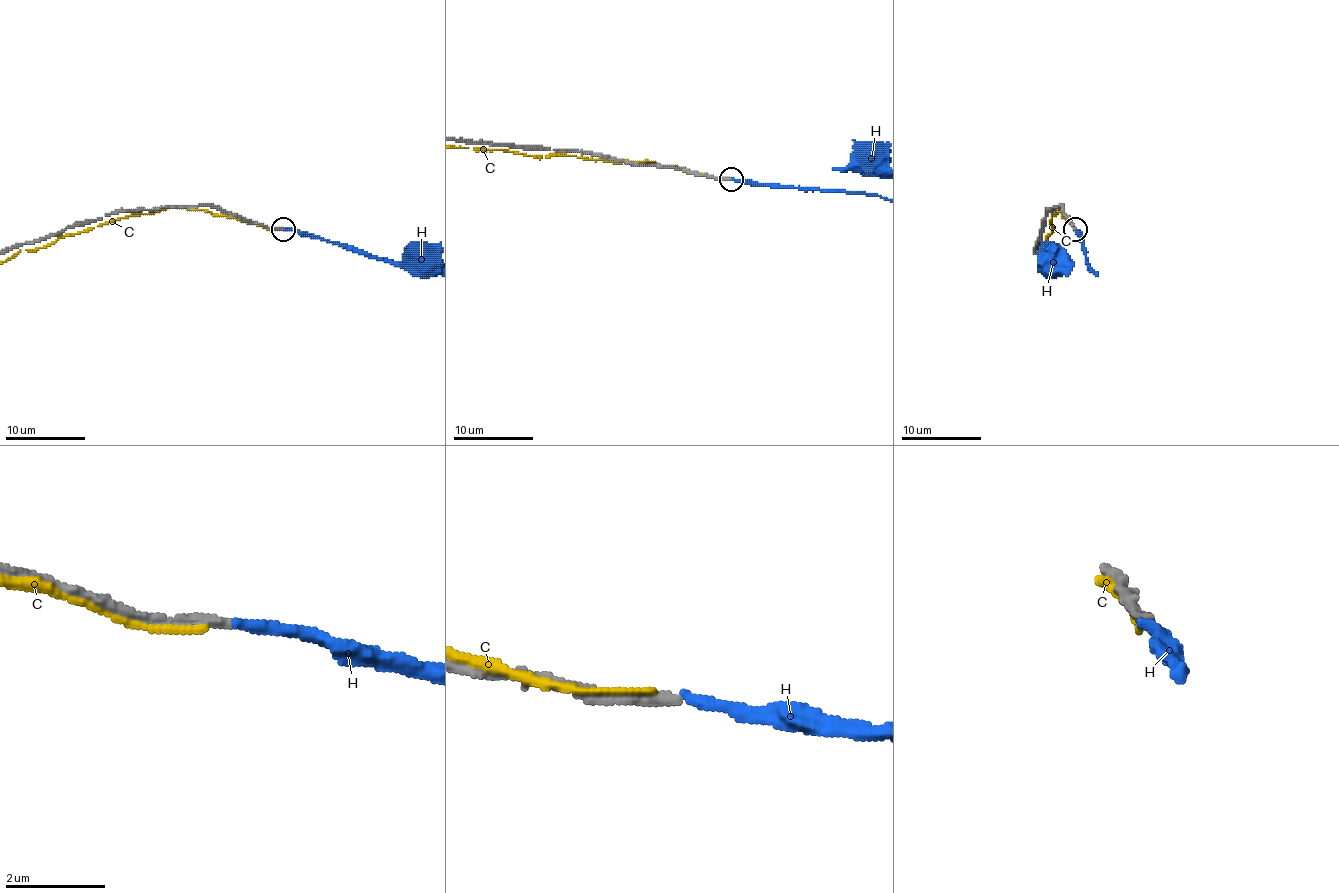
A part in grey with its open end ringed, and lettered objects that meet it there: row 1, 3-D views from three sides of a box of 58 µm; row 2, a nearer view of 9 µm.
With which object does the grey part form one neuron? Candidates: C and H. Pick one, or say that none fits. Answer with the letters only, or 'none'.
H

